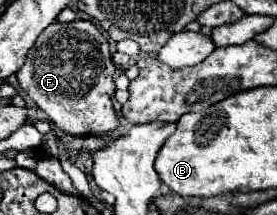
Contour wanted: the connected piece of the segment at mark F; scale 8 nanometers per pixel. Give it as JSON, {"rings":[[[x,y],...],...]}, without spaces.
{"rings":[[[90,20],[54,22],[30,48],[24,66],[16,72],[20,88],[38,108],[62,130],[70,134],[110,132],[118,126],[112,106],[116,66],[110,56],[110,42]]]}

